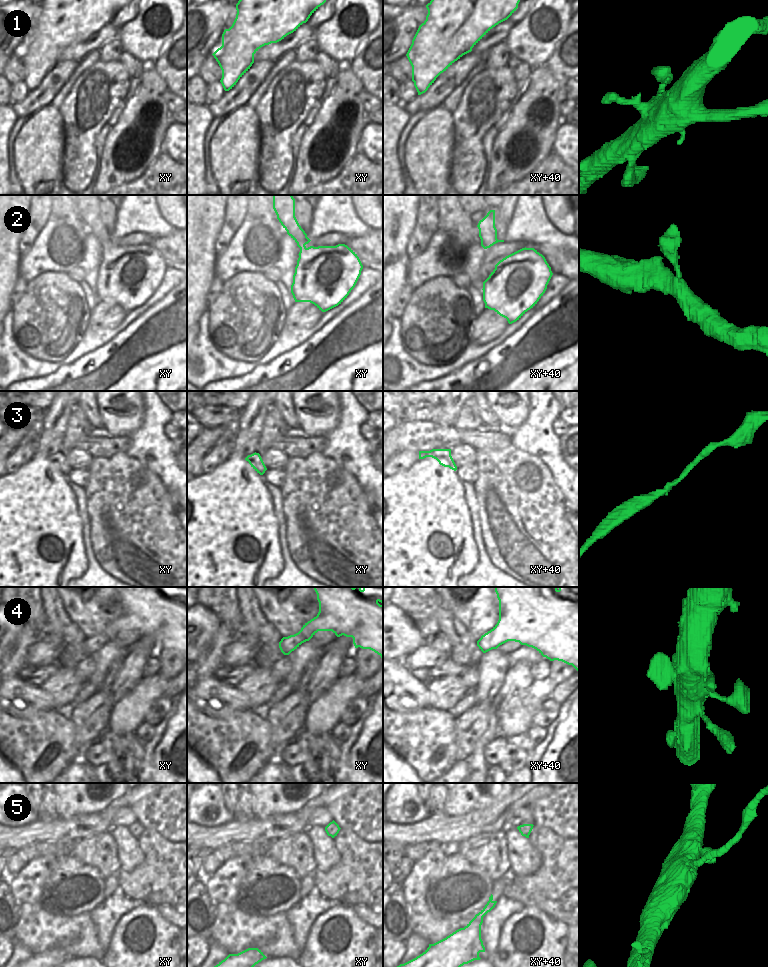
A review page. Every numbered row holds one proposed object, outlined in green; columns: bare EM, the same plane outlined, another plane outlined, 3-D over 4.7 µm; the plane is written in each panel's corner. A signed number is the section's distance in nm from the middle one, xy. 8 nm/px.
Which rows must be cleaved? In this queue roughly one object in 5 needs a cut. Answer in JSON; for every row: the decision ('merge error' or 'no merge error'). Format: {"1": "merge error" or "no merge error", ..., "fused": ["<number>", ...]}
{"1": "no merge error", "2": "no merge error", "3": "no merge error", "4": "no merge error", "5": "merge error", "fused": ["5"]}

